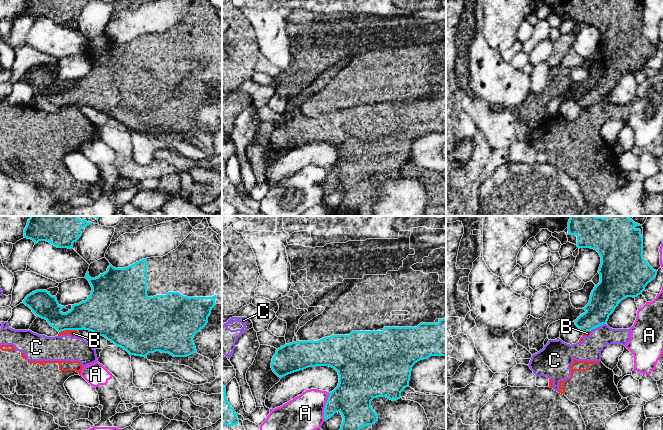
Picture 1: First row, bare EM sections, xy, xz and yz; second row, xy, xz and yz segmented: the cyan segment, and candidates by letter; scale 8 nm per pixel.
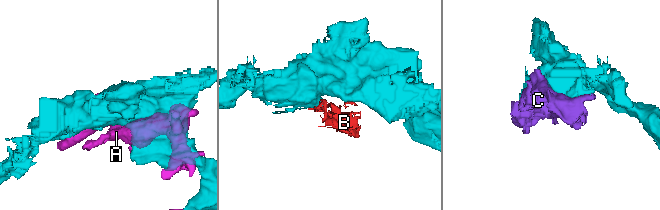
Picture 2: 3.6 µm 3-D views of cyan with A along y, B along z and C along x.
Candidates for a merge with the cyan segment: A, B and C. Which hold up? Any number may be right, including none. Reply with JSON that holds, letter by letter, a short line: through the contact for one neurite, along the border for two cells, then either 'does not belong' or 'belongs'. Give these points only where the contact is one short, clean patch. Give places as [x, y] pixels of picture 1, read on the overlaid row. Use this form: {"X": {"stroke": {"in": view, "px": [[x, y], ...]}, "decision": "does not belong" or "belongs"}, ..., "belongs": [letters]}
{"A": {"stroke": {"in": "xz", "px": [[330, 393], [325, 404], [323, 420]]}, "decision": "does not belong"}, "B": {"stroke": {"in": "xy", "px": [[77, 330], [61, 330], [59, 332]]}, "decision": "does not belong"}, "C": {"decision": "does not belong"}, "belongs": []}

